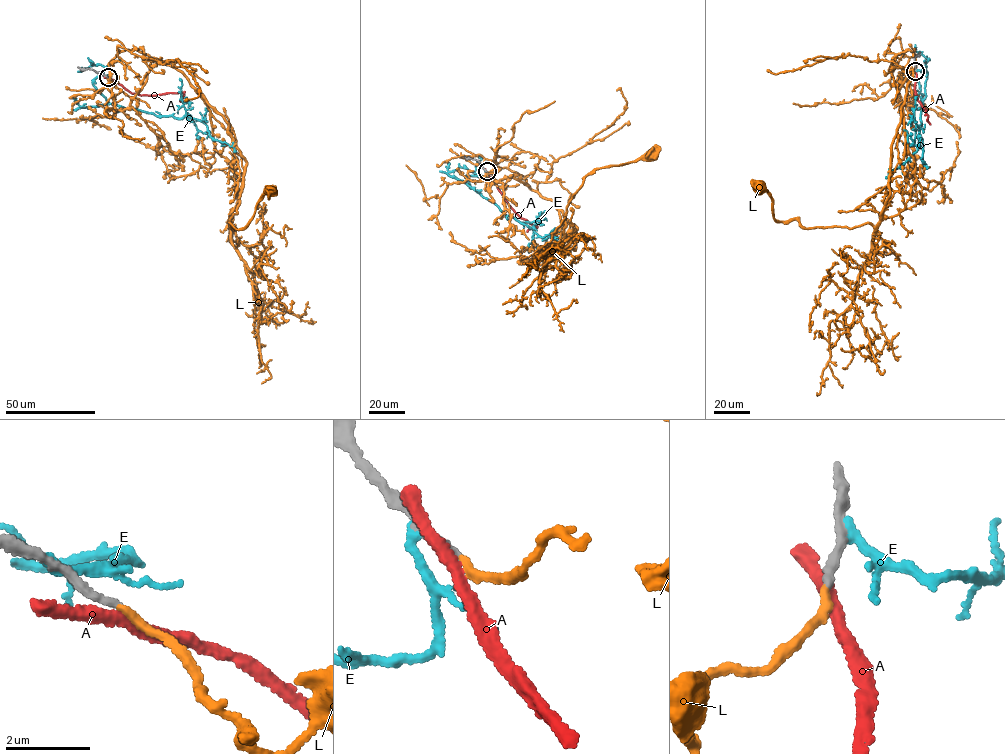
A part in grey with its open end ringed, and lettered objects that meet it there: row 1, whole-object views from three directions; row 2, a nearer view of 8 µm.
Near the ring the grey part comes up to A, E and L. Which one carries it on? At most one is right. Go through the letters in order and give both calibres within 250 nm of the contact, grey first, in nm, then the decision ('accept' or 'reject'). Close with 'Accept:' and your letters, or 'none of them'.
A: calibres 200 and 280 nm; reject
E: calibres 200 and 240 nm; reject
L: calibres 200 and 170 nm; accept
Accept: L

